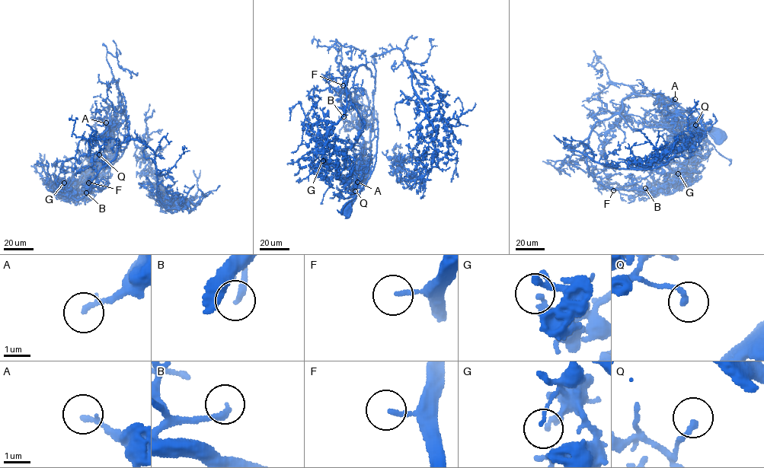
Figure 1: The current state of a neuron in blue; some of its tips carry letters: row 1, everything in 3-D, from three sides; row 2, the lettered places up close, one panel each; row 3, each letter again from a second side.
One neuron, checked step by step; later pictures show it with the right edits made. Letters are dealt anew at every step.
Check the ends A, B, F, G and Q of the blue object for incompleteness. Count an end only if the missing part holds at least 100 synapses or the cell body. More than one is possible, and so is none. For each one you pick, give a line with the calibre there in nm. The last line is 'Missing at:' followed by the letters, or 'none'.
B: calibre 190 nm
F: calibre 160 nm
Missing at: B, F

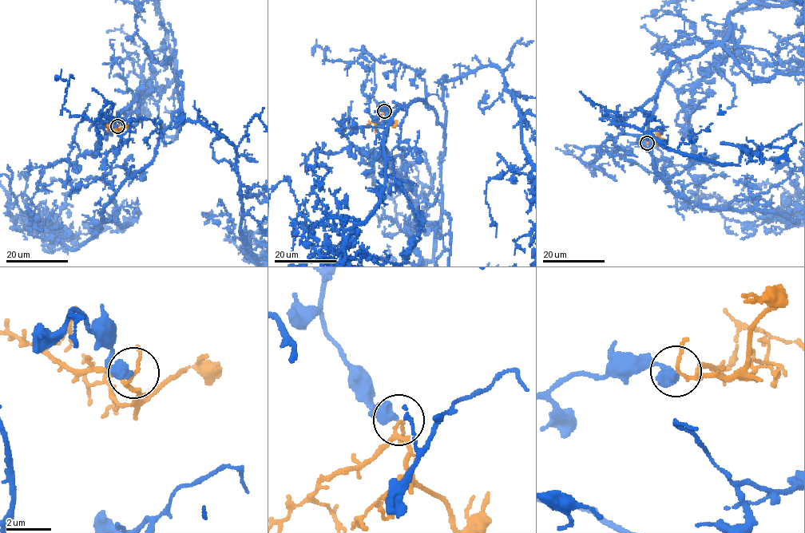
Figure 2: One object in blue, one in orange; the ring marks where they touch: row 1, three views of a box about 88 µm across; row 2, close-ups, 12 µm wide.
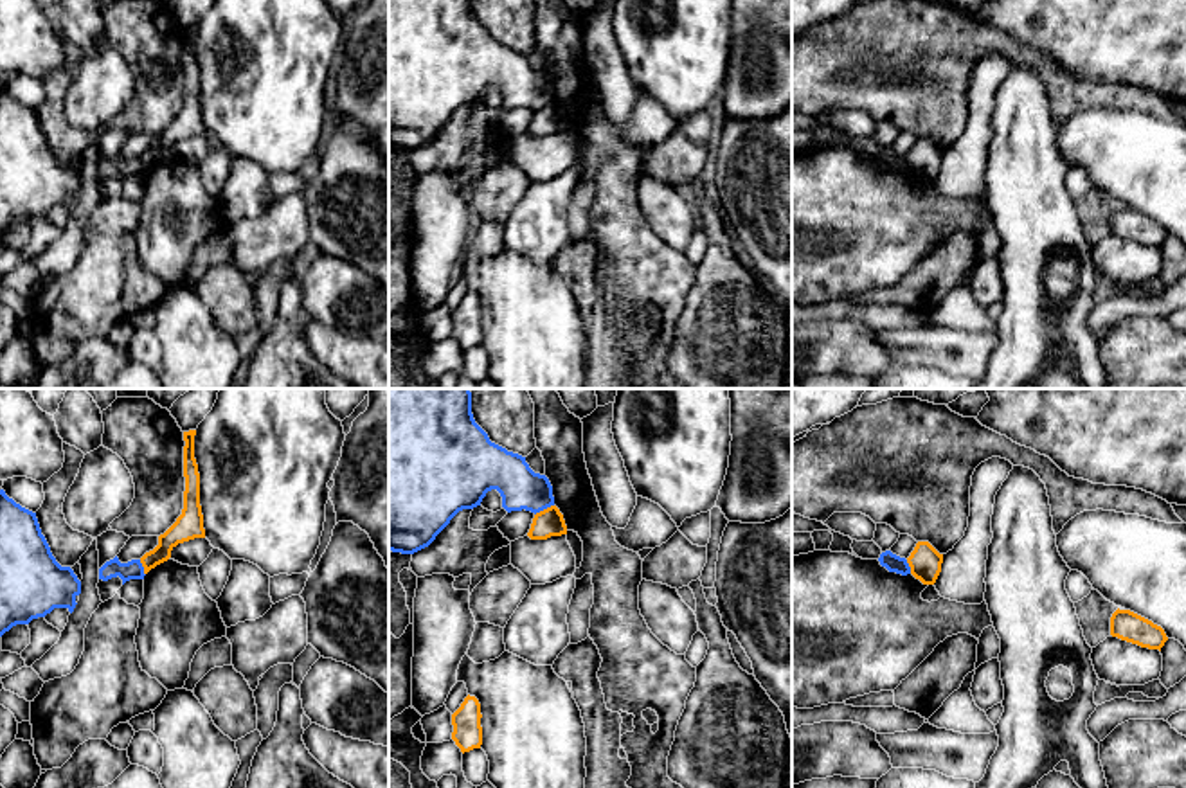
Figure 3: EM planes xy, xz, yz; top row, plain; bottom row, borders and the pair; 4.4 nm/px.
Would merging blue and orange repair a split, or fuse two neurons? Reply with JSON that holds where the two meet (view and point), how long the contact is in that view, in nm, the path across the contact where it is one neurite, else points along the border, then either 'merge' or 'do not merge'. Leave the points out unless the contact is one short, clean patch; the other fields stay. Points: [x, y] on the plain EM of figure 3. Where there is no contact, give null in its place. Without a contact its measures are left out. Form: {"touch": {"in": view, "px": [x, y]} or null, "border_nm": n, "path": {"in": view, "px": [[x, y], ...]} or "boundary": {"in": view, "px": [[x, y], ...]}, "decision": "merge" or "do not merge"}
{"touch": {"in": "xz", "px": [544, 105]}, "border_nm": 100, "boundary": {"in": "xz", "px": [[553, 101], [535, 112]]}, "decision": "do not merge"}

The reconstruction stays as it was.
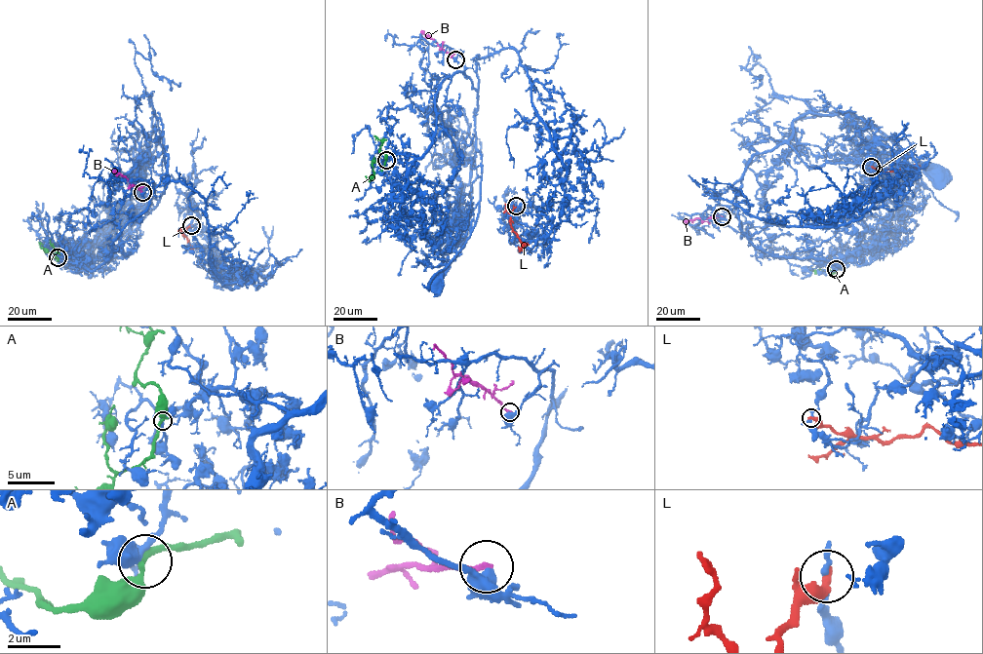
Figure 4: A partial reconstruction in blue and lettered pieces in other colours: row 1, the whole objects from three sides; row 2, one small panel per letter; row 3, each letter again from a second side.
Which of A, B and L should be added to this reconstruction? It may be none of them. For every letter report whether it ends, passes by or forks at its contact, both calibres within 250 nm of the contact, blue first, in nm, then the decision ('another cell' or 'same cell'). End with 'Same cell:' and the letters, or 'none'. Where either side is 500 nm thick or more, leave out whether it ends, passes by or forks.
A: it passes by; calibres 280 and 220 nm; another cell
B: it ends; calibres 400 and 200 nm; another cell
L: it ends; calibres 180 and 400 nm; another cell
Same cell: none

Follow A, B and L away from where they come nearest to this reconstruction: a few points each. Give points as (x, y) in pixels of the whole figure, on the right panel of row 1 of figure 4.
A: (836, 269), (828, 273), (806, 266)
B: (721, 216), (697, 218), (686, 223)
L: (871, 167), (889, 173), (898, 169), (910, 173), (918, 168), (914, 165)

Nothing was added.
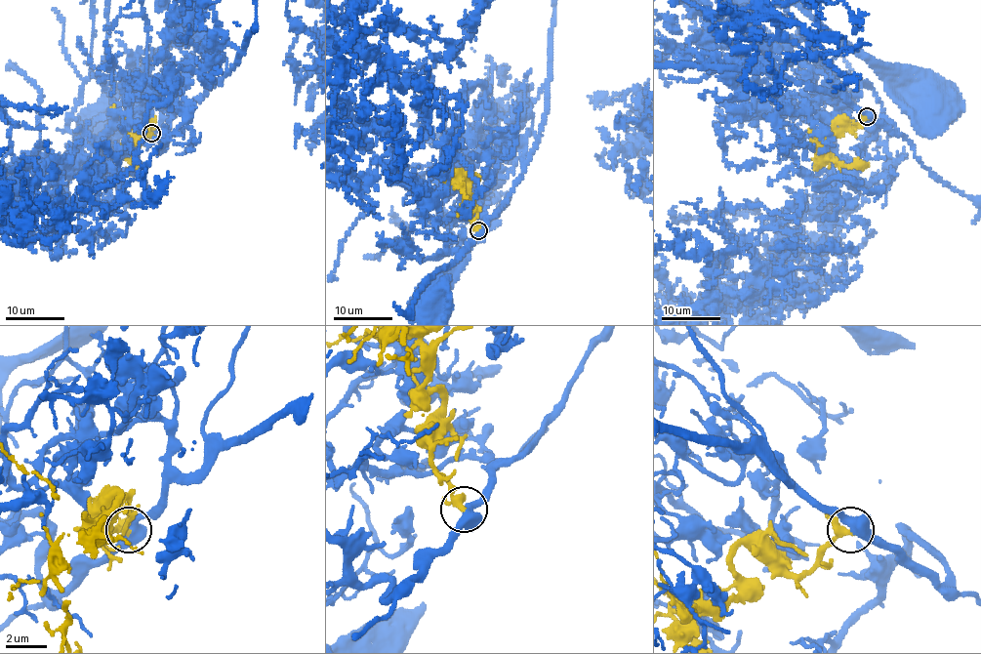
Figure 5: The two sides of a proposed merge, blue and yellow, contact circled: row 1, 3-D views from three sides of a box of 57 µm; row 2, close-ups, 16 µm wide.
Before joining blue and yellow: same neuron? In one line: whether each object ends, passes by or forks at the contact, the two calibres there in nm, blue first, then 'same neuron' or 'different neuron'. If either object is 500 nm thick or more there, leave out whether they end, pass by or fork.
550 nm thick on the blue side, 240 nm on the other; same neuron

